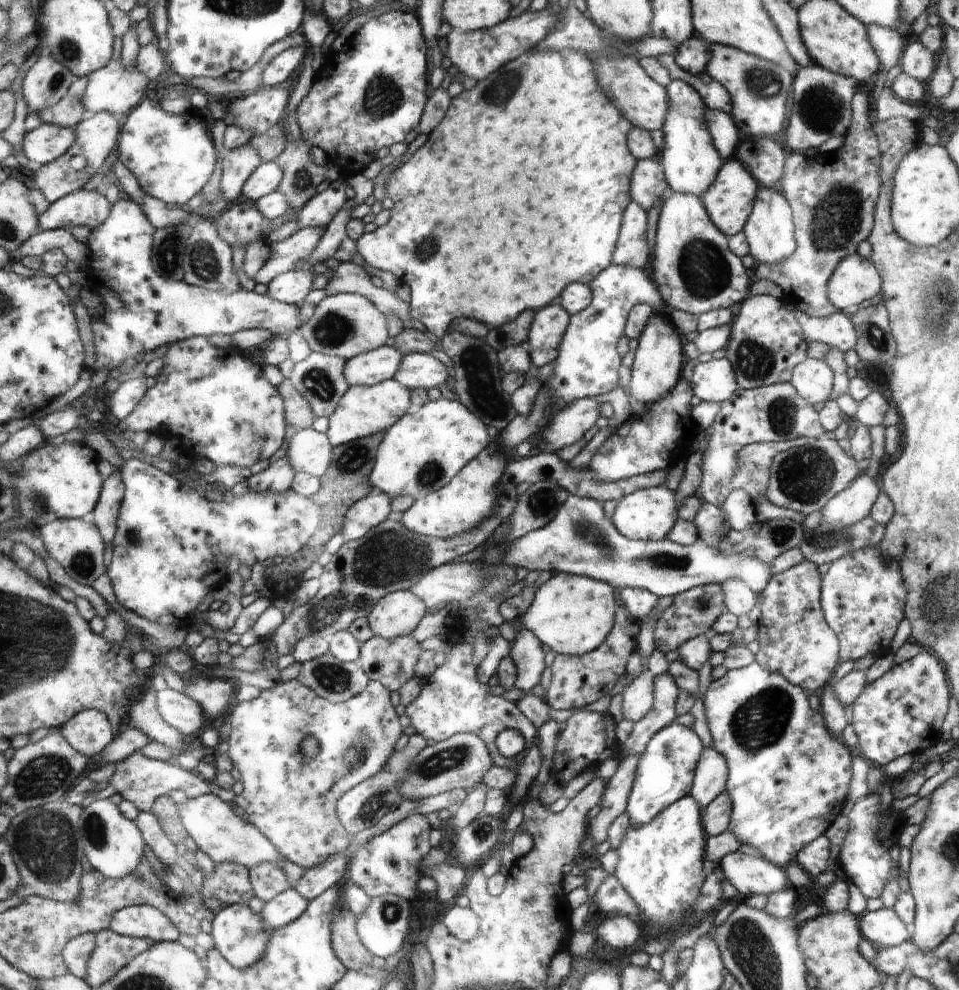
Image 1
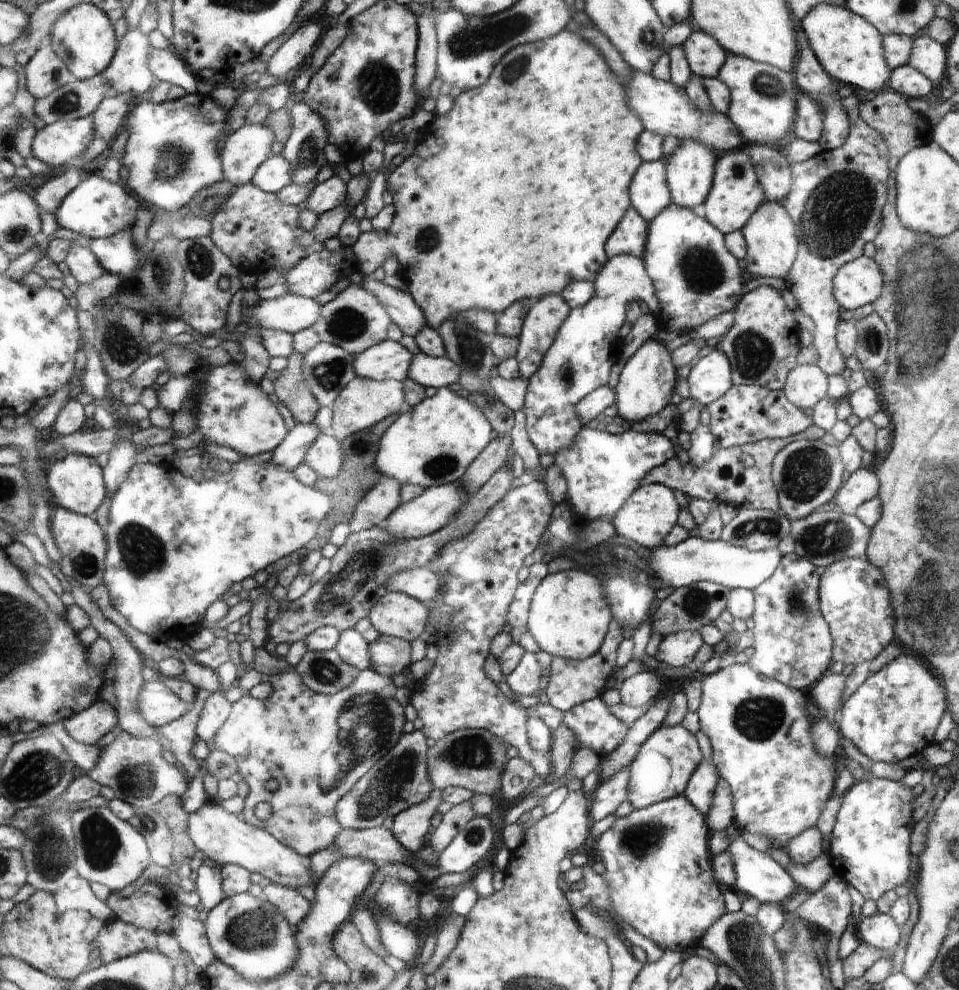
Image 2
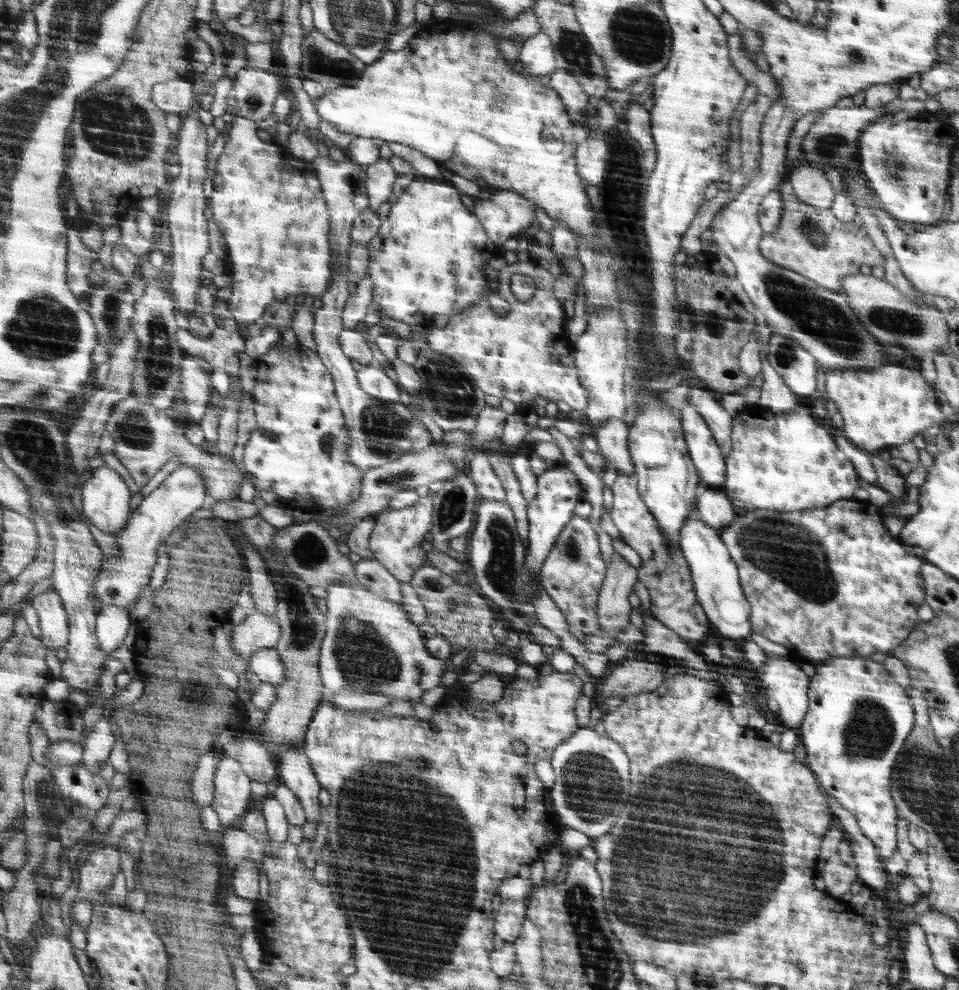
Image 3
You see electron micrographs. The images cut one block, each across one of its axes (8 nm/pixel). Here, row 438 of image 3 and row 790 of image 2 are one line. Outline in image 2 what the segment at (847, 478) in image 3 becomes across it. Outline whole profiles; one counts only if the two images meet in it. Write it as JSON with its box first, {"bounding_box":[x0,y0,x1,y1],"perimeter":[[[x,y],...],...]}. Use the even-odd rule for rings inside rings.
{"bounding_box":[690,663,834,851],"perimeter":[[[748,663],[744,664],[730,664],[720,669],[718,672],[705,675],[700,674],[698,669],[694,668],[694,672],[690,672],[694,679],[698,679],[701,684],[701,703],[698,707],[697,713],[699,716],[699,723],[702,732],[710,739],[711,747],[713,750],[711,761],[718,766],[720,778],[724,778],[727,783],[732,787],[733,791],[733,810],[736,812],[736,825],[740,830],[746,832],[756,832],[756,834],[762,834],[770,840],[771,846],[774,848],[781,848],[786,851],[786,846],[796,839],[800,834],[813,829],[819,818],[822,818],[823,811],[827,808],[827,803],[830,800],[830,794],[834,790],[834,762],[830,760],[830,757],[825,757],[822,753],[814,748],[814,738],[811,735],[812,724],[808,720],[808,714],[806,714],[806,698],[802,694],[802,689],[788,688],[786,683],[781,683],[776,678],[771,679],[766,675],[755,671]]]}

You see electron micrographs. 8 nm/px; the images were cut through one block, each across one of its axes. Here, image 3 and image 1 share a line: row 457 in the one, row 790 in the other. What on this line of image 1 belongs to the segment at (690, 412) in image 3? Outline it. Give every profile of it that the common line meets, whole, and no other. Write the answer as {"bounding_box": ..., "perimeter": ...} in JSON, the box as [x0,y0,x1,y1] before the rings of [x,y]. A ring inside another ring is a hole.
{"bounding_box":[690,746,730,808],"perimeter":[[[705,746],[697,762],[690,795],[702,805],[702,808],[707,807],[725,792],[729,778],[730,770],[724,756],[712,746]]]}

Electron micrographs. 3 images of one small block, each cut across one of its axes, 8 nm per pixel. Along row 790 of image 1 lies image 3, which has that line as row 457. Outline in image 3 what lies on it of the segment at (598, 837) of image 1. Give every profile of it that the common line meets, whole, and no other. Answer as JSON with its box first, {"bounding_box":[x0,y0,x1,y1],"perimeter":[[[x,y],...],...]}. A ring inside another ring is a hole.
{"bounding_box":[593,417,634,475],"perimeter":[[[610,417],[603,425],[593,430],[598,452],[604,455],[609,465],[614,466],[620,475],[634,475],[632,456],[628,450],[629,428],[619,418]]]}

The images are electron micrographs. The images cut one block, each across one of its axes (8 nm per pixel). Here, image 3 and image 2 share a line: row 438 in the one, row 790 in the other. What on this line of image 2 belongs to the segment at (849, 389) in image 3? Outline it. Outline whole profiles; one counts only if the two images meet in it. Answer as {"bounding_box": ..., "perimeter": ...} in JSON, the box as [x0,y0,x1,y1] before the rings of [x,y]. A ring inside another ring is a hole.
{"bounding_box":[828,778,917,901],"perimeter":[[[878,778],[856,780],[844,794],[831,830],[828,860],[833,874],[854,886],[865,899],[877,901],[910,878],[909,840],[916,824],[912,804],[917,798],[913,789],[900,781]]]}

